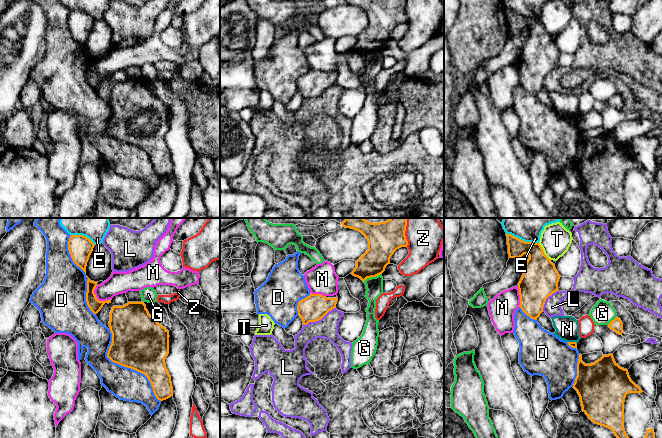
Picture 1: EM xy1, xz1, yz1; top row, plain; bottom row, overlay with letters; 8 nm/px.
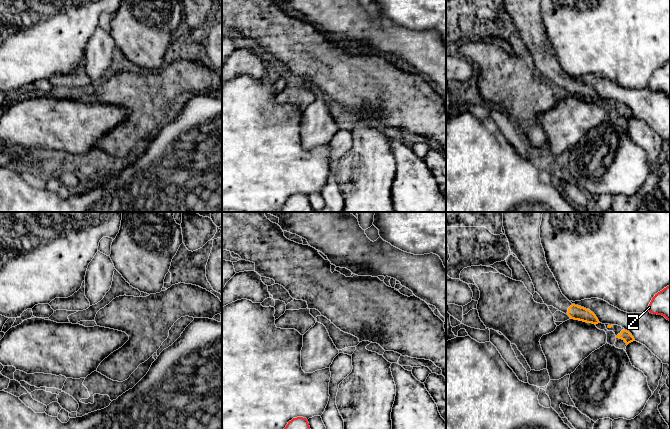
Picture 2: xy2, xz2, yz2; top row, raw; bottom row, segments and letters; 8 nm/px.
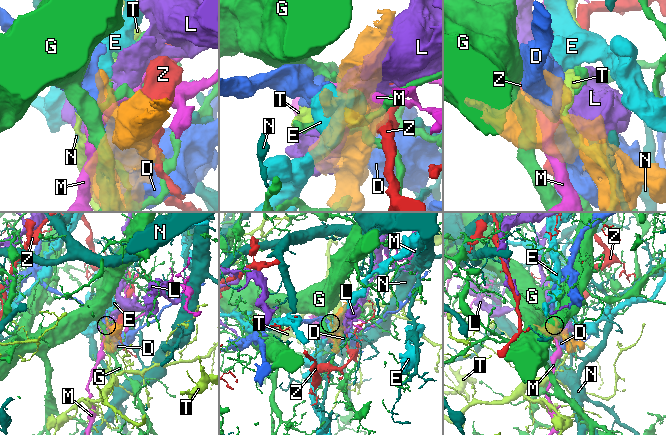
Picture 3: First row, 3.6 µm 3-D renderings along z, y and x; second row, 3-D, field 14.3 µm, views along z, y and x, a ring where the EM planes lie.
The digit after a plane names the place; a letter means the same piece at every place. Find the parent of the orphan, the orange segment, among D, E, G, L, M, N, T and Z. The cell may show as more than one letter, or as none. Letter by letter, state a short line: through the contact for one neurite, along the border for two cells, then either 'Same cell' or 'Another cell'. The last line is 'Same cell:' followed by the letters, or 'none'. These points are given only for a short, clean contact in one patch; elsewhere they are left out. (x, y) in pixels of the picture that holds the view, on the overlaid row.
D: Another cell
E: Line: yz1 (506, 233), (510, 233), (525, 241), (538, 243). Another cell
G: Another cell
L: Line: xz1 (334, 307), (320, 319), (309, 321), (303, 325). Another cell
M: Line: xy1 (96, 285), (94, 290), (95, 296), (99, 300), (108, 300). Another cell
N: Another cell
T: Another cell
Z: Another cell
Same cell: none

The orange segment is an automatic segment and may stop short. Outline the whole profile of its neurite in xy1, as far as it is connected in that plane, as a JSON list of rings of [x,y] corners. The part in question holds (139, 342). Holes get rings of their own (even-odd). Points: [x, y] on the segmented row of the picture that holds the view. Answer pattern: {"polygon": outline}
{"polygon": [[[144,302],[113,306],[109,327],[112,342],[107,357],[144,374],[158,400],[173,396],[171,376],[165,364],[169,331],[149,314]]]}

